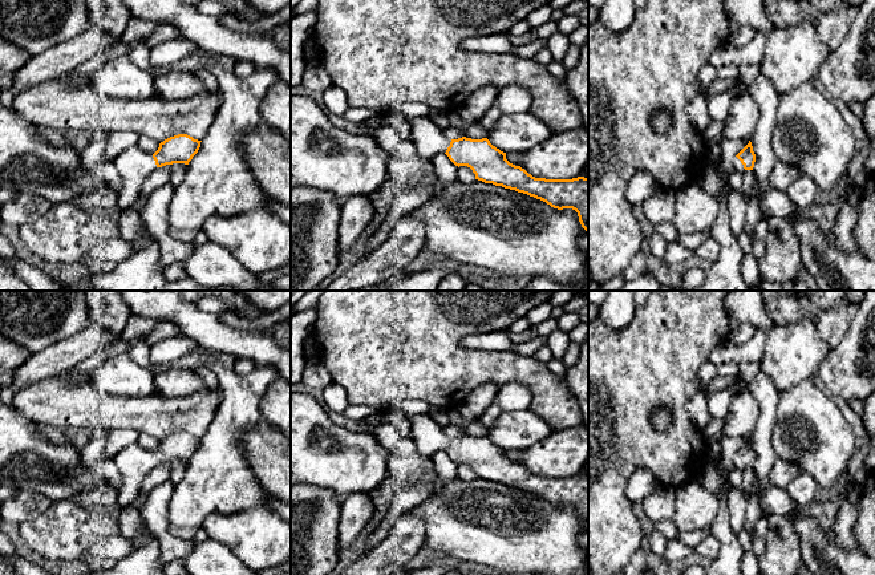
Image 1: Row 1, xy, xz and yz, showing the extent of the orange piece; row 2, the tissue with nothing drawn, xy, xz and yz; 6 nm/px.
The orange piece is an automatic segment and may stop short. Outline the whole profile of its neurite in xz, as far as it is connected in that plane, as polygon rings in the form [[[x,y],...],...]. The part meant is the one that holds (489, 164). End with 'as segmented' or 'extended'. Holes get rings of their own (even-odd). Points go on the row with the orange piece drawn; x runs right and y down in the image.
[[[428,117],[409,122],[410,138],[421,158],[432,161],[445,153],[455,166],[470,167],[478,181],[527,194],[558,210],[572,208],[588,232],[588,178],[535,178],[520,166],[510,163],[506,153],[493,146],[487,138],[449,139]]]; extended

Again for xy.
[[[178,134],[161,142],[154,154],[142,151],[137,145],[119,153],[113,161],[122,178],[118,210],[129,208],[137,202],[142,183],[157,167],[173,163],[189,165],[198,153],[200,142],[187,134]]]; extended

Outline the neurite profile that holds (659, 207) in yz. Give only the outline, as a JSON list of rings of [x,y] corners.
[[[657,186],[640,207],[653,224],[672,222],[676,208],[676,190]]]

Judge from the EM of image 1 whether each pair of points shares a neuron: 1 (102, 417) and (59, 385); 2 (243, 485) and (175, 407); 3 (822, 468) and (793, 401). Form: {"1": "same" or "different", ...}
{"1": "same", "2": "different", "3": "same"}

